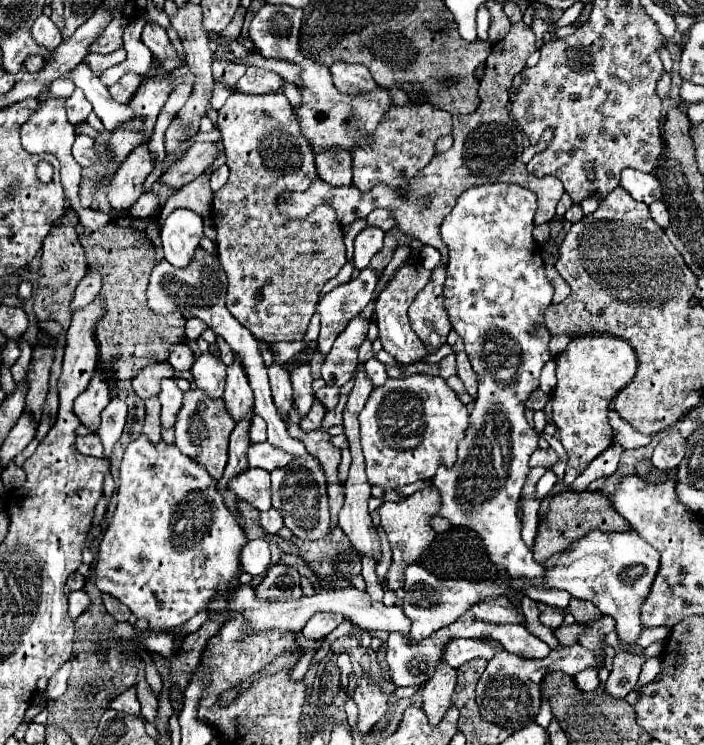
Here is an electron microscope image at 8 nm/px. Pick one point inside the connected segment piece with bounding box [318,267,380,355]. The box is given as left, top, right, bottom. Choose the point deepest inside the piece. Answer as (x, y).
(339, 306)

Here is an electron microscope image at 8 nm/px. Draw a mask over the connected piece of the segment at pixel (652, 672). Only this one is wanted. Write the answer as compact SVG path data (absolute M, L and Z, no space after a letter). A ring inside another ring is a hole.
M658 657L648 659L648 661L644 663L644 667L642 667L640 677L638 677L638 687L641 687L646 683L650 683L650 681L658 675L658 669L660 669L660 661L658 661Z

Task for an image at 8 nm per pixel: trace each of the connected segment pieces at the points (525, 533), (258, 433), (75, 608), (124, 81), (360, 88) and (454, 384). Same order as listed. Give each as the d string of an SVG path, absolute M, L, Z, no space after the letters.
M542 467L530 469L522 489L522 539L530 549L534 545L534 537L538 529L538 509L540 509L540 501L536 499L536 483L544 475L544 471L546 469Z
M254 415L254 417L252 417L250 441L252 441L252 443L262 443L262 441L266 441L266 421L264 421L260 415Z
M80 589L80 591L72 591L72 593L68 595L68 603L70 603L68 613L70 613L72 619L76 619L76 617L78 617L78 615L80 615L88 605L90 605L90 599L88 599L86 591Z
M128 73L118 83L114 83L112 87L108 87L108 91L110 91L110 95L112 95L114 101L128 103L134 97L134 93L138 91L138 87L142 85L142 79L146 79L146 77L136 75L136 73Z
M334 63L330 67L330 73L332 73L332 81L340 93L358 95L358 93L370 93L378 87L376 81L372 79L370 71L364 65Z
M454 375L454 377L450 377L450 379L446 379L446 383L448 383L448 387L458 395L458 399L464 403L464 405L468 405L470 401L472 401L472 397L466 393L466 389L464 389L464 385L462 385L462 381Z

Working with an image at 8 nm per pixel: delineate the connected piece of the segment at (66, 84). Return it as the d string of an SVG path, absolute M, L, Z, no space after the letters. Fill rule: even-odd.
M60 77L60 79L56 79L56 81L50 85L50 91L52 91L54 95L60 95L60 97L72 95L74 89L76 89L76 87L74 87L72 79L68 79L68 77Z

